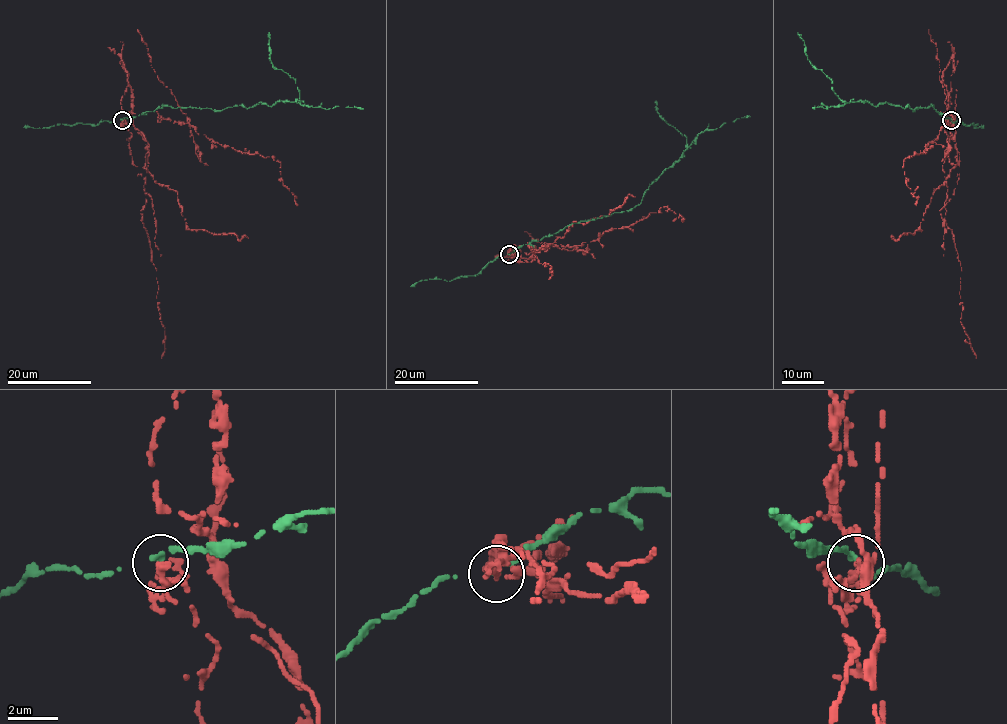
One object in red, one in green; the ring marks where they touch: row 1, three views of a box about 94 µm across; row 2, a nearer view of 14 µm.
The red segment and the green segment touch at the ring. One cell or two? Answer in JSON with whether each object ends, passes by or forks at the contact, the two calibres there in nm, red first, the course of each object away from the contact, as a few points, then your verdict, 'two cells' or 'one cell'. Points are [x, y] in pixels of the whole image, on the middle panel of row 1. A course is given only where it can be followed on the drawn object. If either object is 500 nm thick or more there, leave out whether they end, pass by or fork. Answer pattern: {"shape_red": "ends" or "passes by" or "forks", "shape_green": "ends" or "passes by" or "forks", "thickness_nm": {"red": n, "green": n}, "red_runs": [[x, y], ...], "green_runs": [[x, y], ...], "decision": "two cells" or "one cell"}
{"shape_red": "passes by", "shape_green": "ends", "thickness_nm": {"red": 150, "green": 260}, "red_runs": [[509, 255], [527, 259], [535, 251], [534, 245], [534, 251], [527, 243], [538, 262], [552, 267], [548, 279]], "green_runs": [[509, 255], [572, 223], [631, 210], [641, 202], [643, 194], [685, 149], [684, 134], [663, 120], [656, 101]], "decision": "two cells"}

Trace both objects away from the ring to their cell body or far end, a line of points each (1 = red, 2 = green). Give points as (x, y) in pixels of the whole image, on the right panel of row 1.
1: (952, 120), (956, 131), (942, 170), (948, 201), (940, 214), (952, 230), (961, 269), (960, 321), (976, 358)
2: (952, 120), (932, 106), (913, 110), (886, 102), (846, 103), (810, 63), (798, 32)

